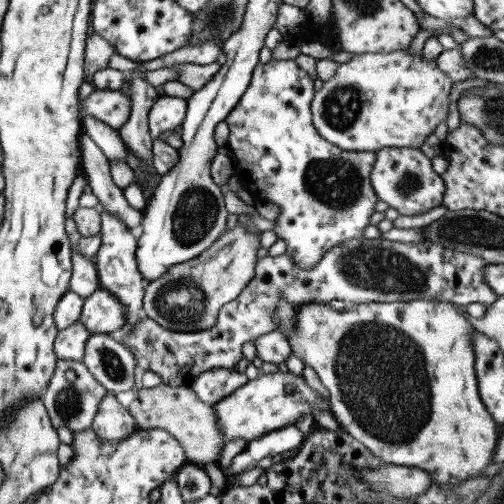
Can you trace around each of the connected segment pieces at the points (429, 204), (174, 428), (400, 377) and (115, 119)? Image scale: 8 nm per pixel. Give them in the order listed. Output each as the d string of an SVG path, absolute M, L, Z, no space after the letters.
M388 147L376 151L375 155L371 183L378 200L406 216L418 216L444 204L446 185L441 175L432 169L431 159L420 149Z
M162 383L154 388L142 387L135 394L136 398L128 410L135 418L139 430L162 428L169 432L182 445L188 461L194 464L218 461L226 440L217 426L215 407L202 402L191 387L171 387Z
M410 300L398 303L371 302L349 305L343 311L334 310L328 303L303 304L295 310L294 330L287 336L289 347L306 366L310 366L330 393L329 410L335 416L340 428L350 436L359 440L377 458L383 459L388 465L416 467L430 475L432 483L451 484L457 486L461 482L482 474L482 470L491 464L498 440L497 422L487 411L482 402L477 374L475 371L475 354L472 346L472 334L476 332L466 316L457 305L440 300Z
M96 89L84 101L82 108L85 108L88 116L94 116L100 122L119 130L128 121L132 104L131 100L128 100L128 96L122 94L120 90L106 91Z

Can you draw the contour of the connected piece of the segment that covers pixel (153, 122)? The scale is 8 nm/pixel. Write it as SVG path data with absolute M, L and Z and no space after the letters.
M165 95L156 100L148 113L148 128L153 139L159 139L166 131L173 131L184 123L187 100Z

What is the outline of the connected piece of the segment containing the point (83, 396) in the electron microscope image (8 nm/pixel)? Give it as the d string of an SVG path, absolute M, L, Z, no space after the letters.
M59 359L54 374L40 398L56 430L62 425L75 433L91 427L100 401L106 393L108 390L92 376L92 373L81 361Z

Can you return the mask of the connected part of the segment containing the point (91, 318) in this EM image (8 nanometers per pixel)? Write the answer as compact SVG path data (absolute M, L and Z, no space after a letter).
M100 288L93 292L88 298L85 298L81 315L79 316L80 322L86 325L91 335L106 334L118 330L127 324L127 318L125 315L125 306L121 303L121 300L109 290Z

